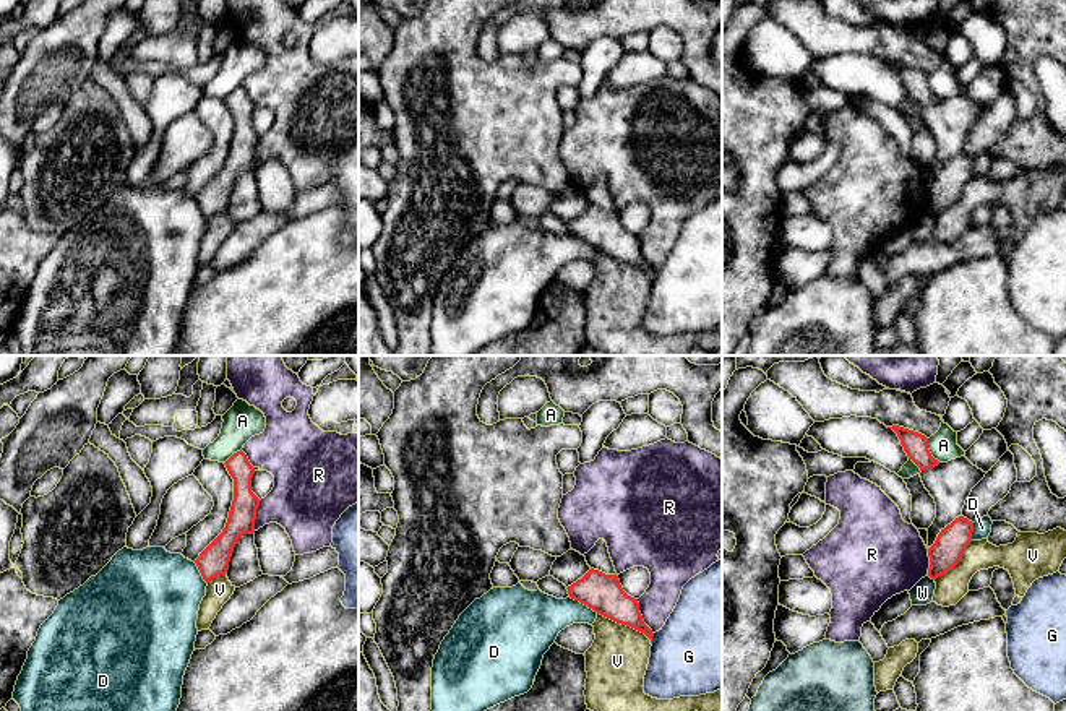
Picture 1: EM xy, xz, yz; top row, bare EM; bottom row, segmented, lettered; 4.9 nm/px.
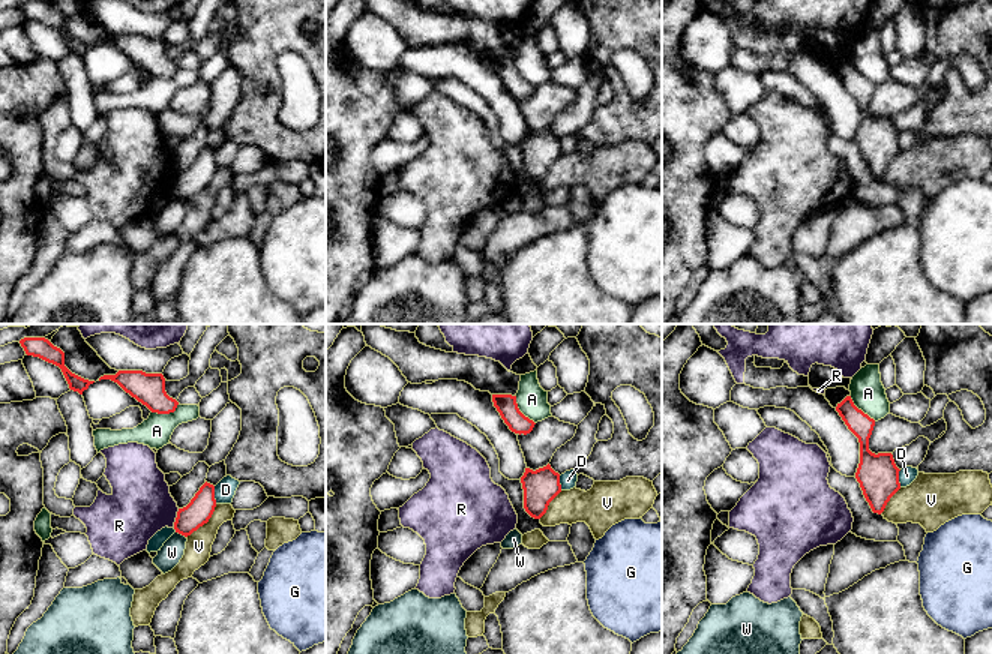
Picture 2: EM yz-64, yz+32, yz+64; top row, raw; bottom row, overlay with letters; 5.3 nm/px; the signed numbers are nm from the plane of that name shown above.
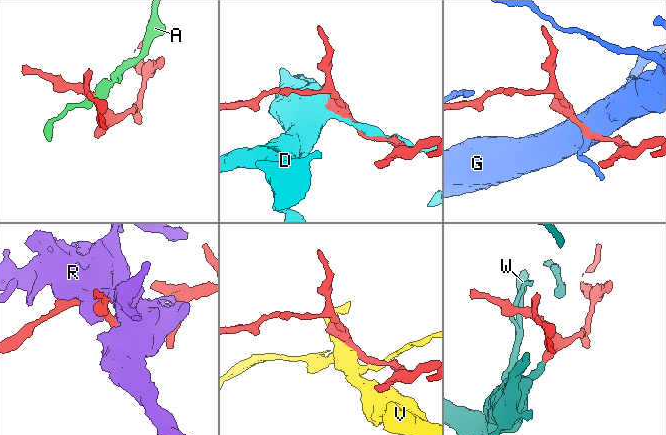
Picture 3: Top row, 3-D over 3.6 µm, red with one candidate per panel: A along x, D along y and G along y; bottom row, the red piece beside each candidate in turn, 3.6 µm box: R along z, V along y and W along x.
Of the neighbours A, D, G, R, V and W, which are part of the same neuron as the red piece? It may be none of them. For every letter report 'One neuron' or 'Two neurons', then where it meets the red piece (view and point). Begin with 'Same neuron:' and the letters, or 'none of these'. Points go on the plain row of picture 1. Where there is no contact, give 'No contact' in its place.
Same neuron: none of these
A: Two neurons. Touches red at yz (928, 88)
D: Two neurons. Touches red at xz (584, 241)
G: Two neurons. Touches red at xz (653, 271)
R: Two neurons. Touches red at xz (641, 254)
V: Two neurons. Touches red at xz (623, 260)
W: Two neurons. Touches red at yz (930, 213)

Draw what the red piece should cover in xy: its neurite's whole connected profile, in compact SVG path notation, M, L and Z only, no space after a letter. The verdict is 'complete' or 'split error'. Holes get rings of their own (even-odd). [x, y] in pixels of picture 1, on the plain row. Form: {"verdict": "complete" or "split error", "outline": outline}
{"verdict": "complete", "outline": "M240 86L224 101L234 115L234 136L226 164L195 196L206 219L227 209L239 175L243 170L255 169L256 146L261 138L251 128L255 104L250 101L247 91Z"}

